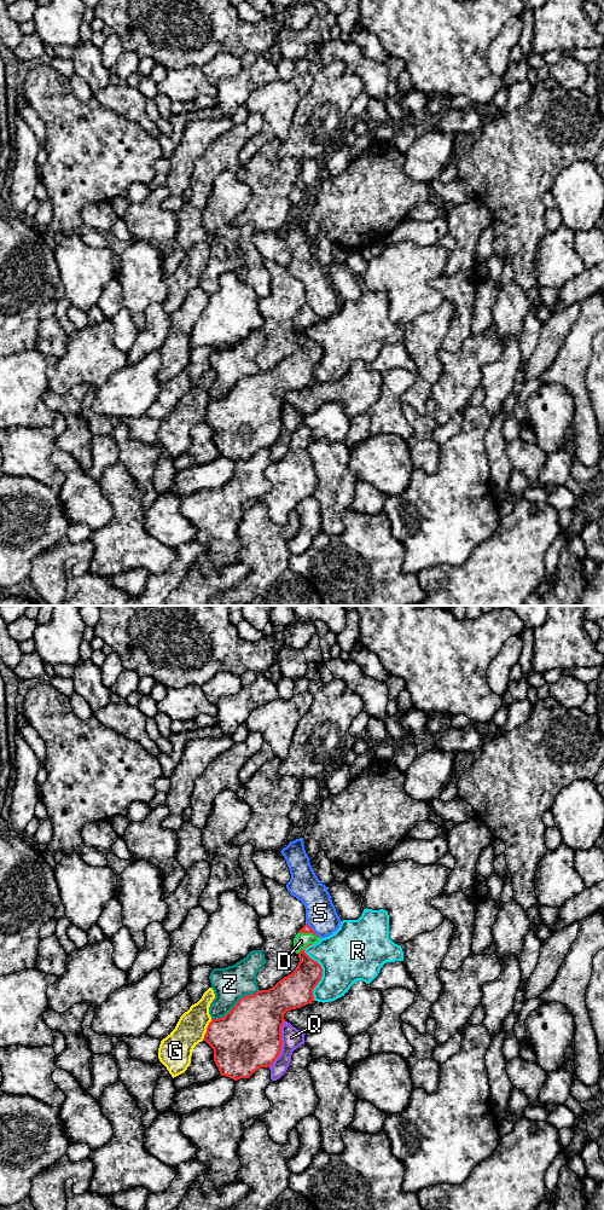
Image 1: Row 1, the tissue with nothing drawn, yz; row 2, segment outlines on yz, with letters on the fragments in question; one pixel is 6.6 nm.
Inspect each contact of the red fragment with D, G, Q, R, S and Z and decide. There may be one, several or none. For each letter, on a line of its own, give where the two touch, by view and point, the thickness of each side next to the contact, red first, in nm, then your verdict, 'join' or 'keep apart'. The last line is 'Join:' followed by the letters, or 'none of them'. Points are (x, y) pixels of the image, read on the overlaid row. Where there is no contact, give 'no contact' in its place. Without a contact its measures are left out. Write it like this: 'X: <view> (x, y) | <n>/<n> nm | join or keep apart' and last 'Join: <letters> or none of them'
D: yz (308, 932) | 60/100 nm | join
G: yz (207, 1030) | 400/220 nm | keep apart
Q: yz (282, 1043) | 440/140 nm | keep apart
R: yz (321, 972) | 220/380 nm | keep apart
S: yz (312, 930) | 60/200 nm | keep apart
Z: yz (236, 1005) | 440/240 nm | keep apart
Join: D

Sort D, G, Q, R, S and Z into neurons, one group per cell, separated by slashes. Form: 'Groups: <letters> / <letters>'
Groups: D / G / Q R / S / Z

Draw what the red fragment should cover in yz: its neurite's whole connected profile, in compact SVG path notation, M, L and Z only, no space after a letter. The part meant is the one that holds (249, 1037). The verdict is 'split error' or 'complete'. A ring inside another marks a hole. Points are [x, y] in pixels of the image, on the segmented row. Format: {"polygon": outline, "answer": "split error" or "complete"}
{"polygon": "M306 924L294 938L294 951L300 957L300 962L295 971L280 979L273 988L268 990L259 990L254 995L242 997L225 1017L211 1019L203 1041L214 1049L214 1061L221 1076L230 1077L234 1081L249 1078L257 1069L269 1067L279 1056L283 1044L281 1026L285 1021L285 1013L314 1001L313 990L323 977L321 966L304 953L307 946L315 944L319 940L320 937Z", "answer": "split error"}

